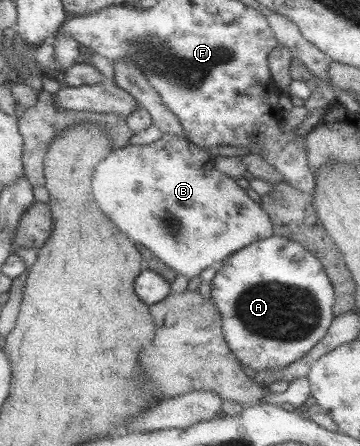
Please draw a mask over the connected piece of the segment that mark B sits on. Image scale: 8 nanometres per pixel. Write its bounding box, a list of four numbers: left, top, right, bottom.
[91,134,274,278]

